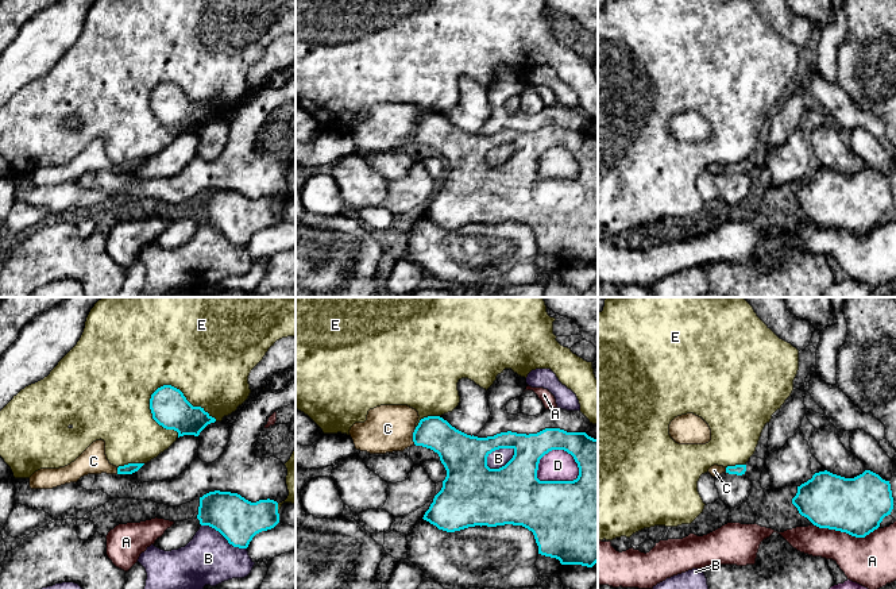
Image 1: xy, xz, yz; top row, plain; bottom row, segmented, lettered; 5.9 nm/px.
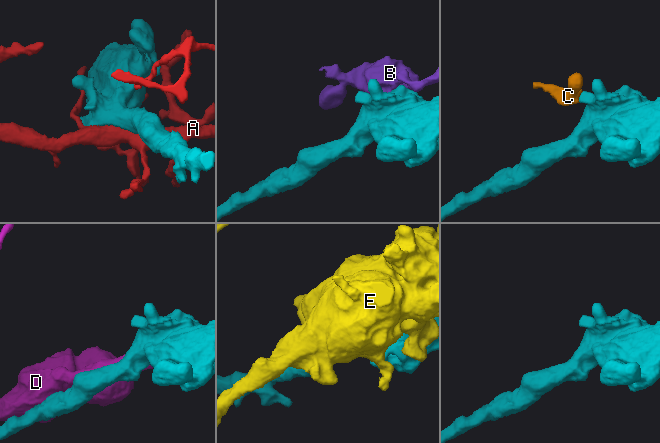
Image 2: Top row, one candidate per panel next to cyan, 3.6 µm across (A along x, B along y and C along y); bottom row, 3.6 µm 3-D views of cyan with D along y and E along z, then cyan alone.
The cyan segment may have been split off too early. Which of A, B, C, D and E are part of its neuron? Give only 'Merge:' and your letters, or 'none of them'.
Merge: C

